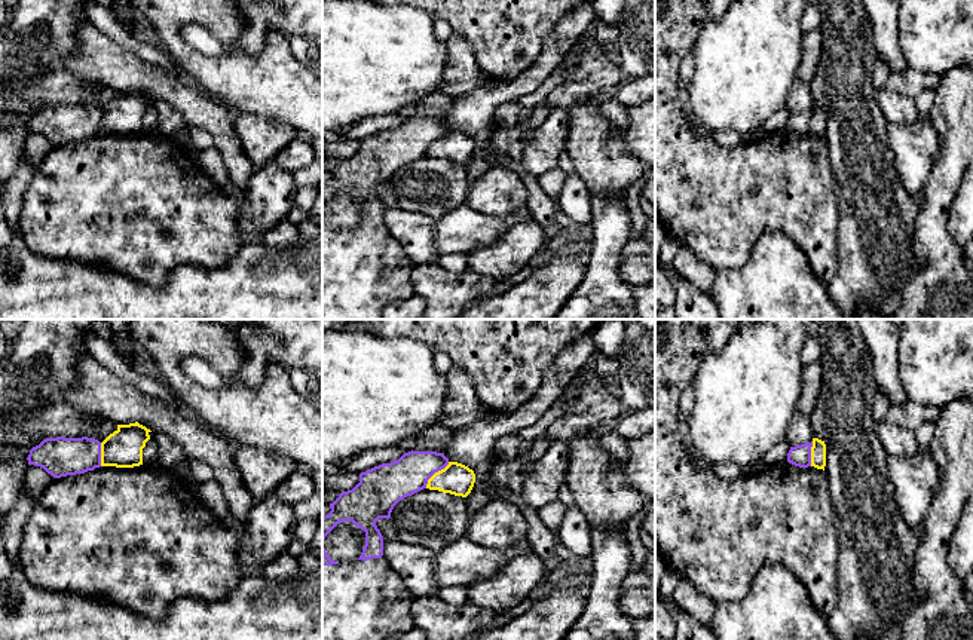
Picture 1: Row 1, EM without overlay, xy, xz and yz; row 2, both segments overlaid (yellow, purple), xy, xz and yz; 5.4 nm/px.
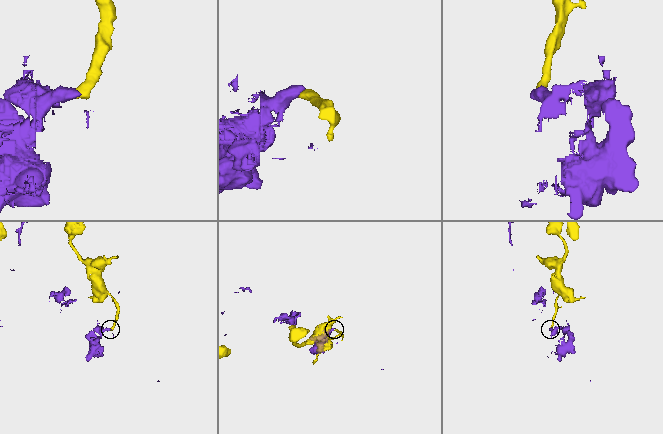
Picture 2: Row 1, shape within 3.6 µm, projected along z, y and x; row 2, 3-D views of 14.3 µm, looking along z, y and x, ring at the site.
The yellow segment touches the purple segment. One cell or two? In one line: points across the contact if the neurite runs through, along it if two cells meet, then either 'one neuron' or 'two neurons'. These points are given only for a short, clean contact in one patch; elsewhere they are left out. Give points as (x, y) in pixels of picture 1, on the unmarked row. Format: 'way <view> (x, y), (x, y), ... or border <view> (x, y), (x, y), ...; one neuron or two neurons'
border xz (449, 129), (428, 147), (425, 155); two neurons

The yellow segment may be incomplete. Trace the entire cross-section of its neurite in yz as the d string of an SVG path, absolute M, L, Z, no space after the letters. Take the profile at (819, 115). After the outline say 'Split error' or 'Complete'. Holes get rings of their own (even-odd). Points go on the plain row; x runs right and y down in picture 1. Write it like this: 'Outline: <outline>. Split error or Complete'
Outline: M813 105L811 134L823 138L826 134L826 111L819 105Z. Complete

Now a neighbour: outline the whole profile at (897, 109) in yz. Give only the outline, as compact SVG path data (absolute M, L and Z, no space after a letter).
M885 89L876 91L876 101L887 123L909 125L920 119L915 98Z

